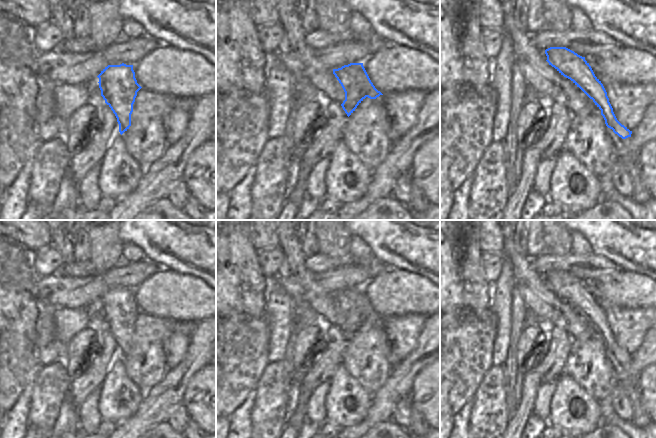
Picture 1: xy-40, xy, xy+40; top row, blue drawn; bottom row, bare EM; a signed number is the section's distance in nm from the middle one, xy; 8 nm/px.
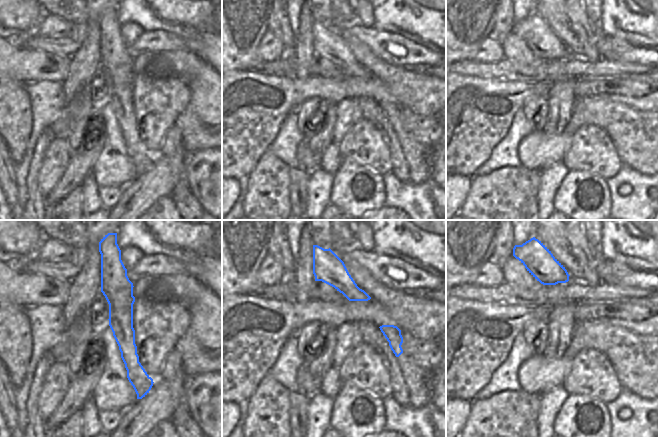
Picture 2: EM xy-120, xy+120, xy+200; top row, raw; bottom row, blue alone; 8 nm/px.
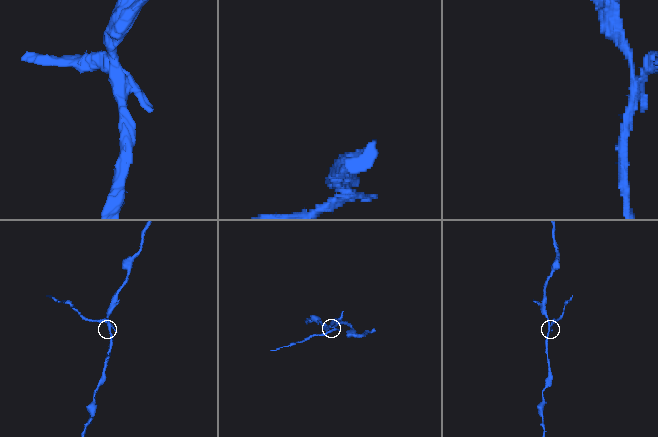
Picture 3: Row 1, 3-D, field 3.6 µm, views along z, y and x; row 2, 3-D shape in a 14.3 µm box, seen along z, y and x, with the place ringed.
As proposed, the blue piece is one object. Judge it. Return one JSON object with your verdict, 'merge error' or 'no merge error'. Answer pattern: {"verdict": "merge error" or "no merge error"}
{"verdict": "merge error"}

